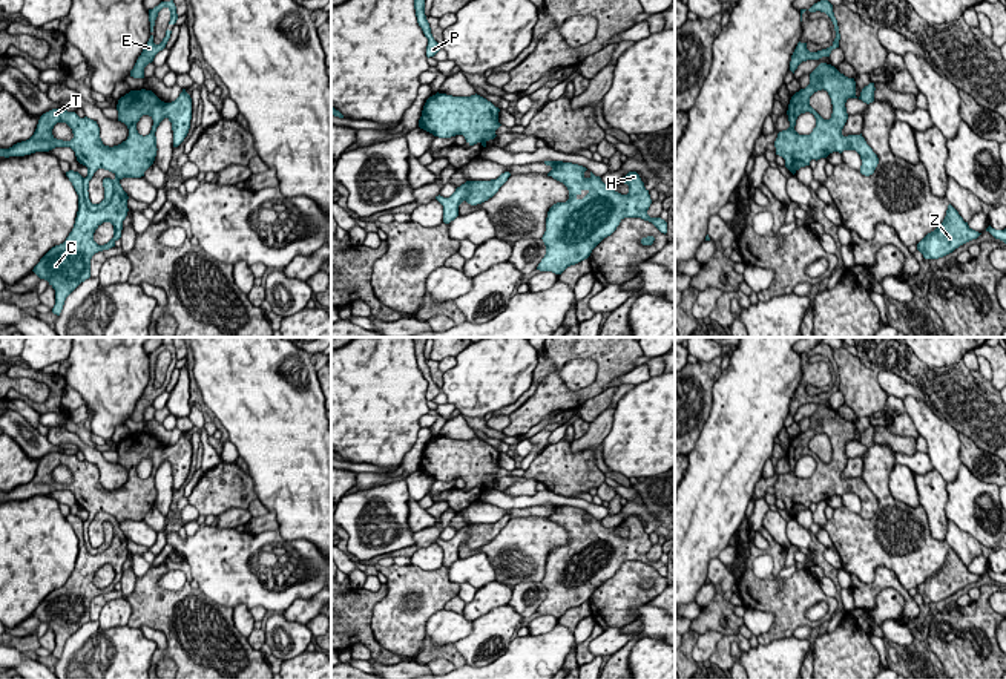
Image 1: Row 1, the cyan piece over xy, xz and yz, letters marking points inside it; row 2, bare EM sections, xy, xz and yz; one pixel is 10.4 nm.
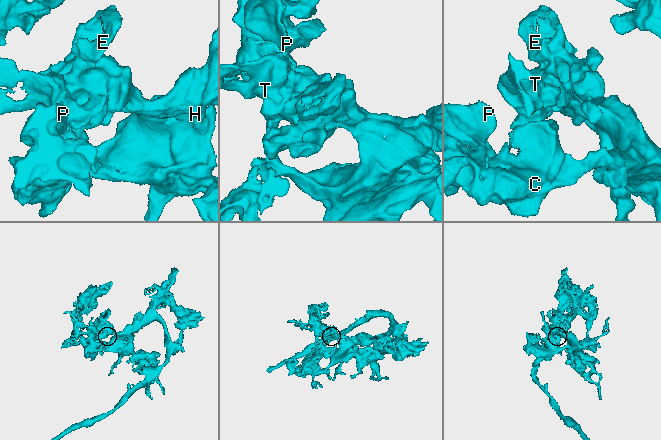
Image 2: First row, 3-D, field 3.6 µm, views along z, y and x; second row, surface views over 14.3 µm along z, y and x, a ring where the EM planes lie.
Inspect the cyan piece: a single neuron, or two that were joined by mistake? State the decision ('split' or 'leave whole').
leave whole

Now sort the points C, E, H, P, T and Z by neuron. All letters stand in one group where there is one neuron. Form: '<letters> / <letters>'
C E H P T Z

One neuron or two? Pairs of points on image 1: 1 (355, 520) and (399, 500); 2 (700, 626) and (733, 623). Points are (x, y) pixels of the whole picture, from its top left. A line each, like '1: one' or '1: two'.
1: one
2: one

